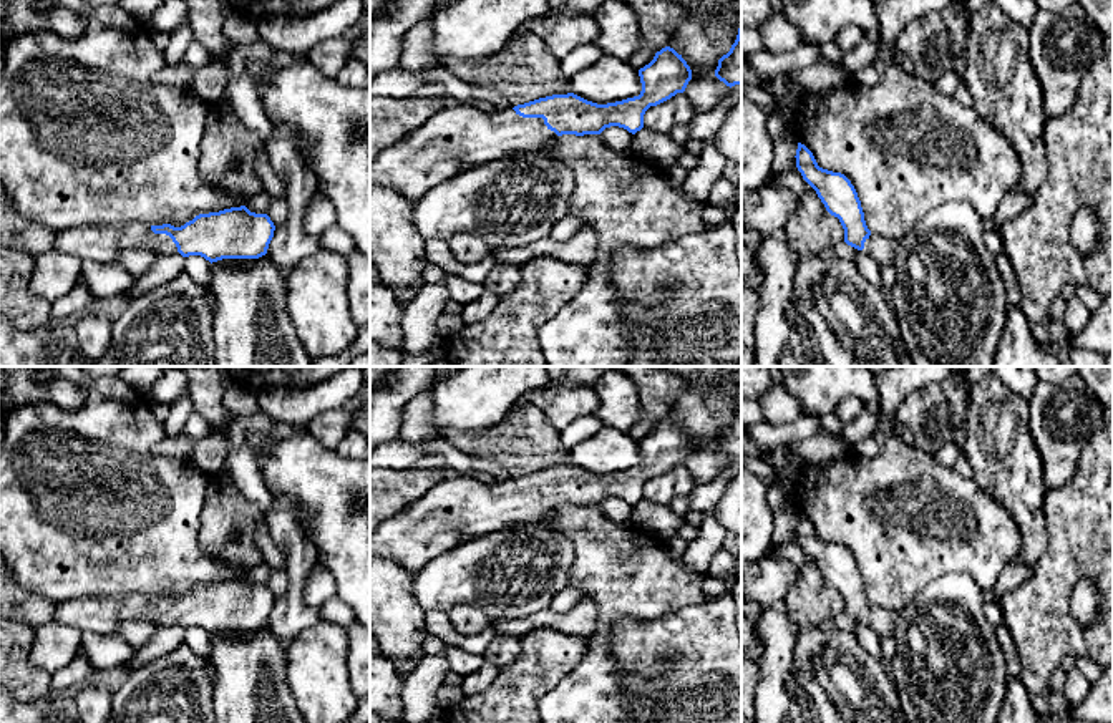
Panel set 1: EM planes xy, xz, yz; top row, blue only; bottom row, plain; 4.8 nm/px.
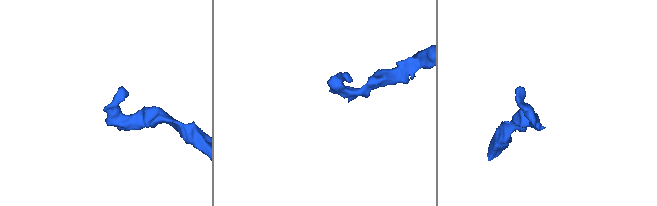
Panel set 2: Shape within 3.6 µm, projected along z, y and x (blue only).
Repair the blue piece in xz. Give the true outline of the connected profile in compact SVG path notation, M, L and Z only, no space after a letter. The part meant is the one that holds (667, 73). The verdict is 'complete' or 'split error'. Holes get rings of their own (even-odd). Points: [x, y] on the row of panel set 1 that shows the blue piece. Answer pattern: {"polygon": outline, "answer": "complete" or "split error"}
{"polygon": "M665 46L639 70L639 76L639 96L607 104L574 93L539 98L494 114L469 103L446 104L370 163L370 187L390 187L416 201L461 169L511 153L537 153L562 134L600 134L610 126L635 134L650 106L685 91L692 70L682 55Z", "answer": "split error"}

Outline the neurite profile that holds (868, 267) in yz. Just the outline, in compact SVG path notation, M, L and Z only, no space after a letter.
M859 250L854 265L858 267L858 272L864 280L871 282L876 287L882 285L881 284L882 265L879 262L876 262L872 257L869 257L863 250Z

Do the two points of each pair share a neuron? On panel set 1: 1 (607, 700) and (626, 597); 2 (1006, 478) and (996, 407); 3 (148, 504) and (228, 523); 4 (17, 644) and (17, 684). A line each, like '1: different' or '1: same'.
1: same
2: same
3: different
4: same

